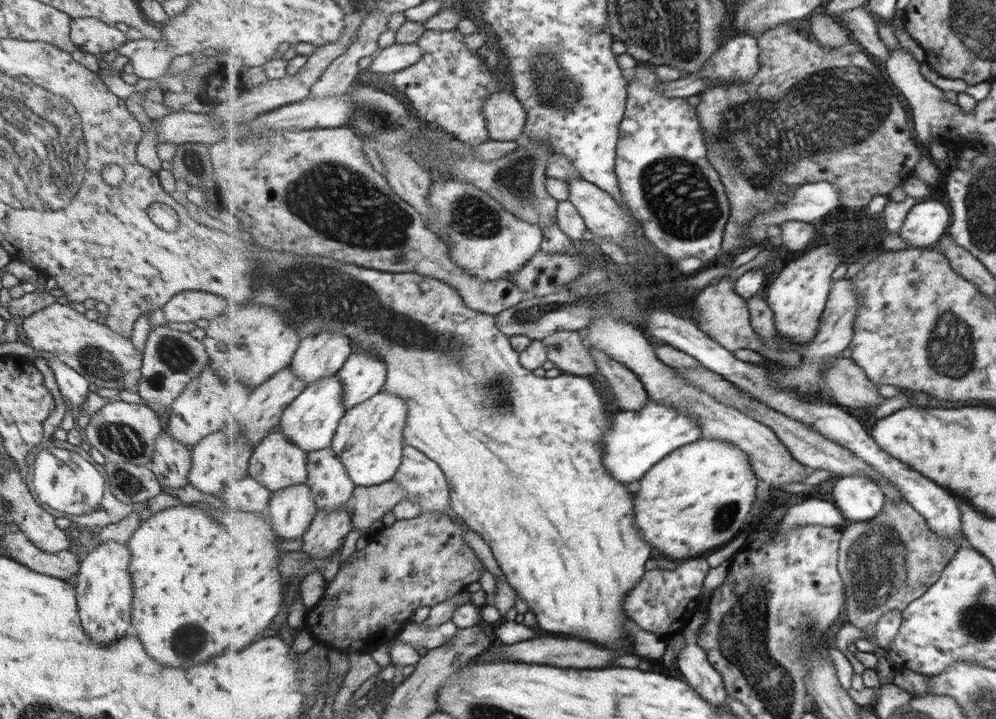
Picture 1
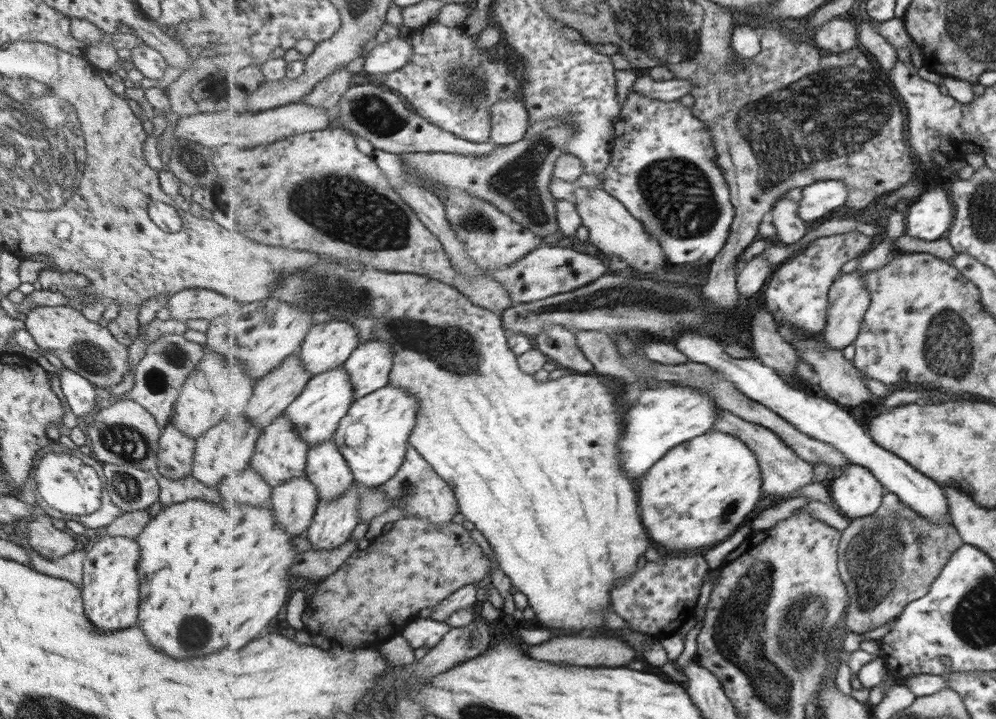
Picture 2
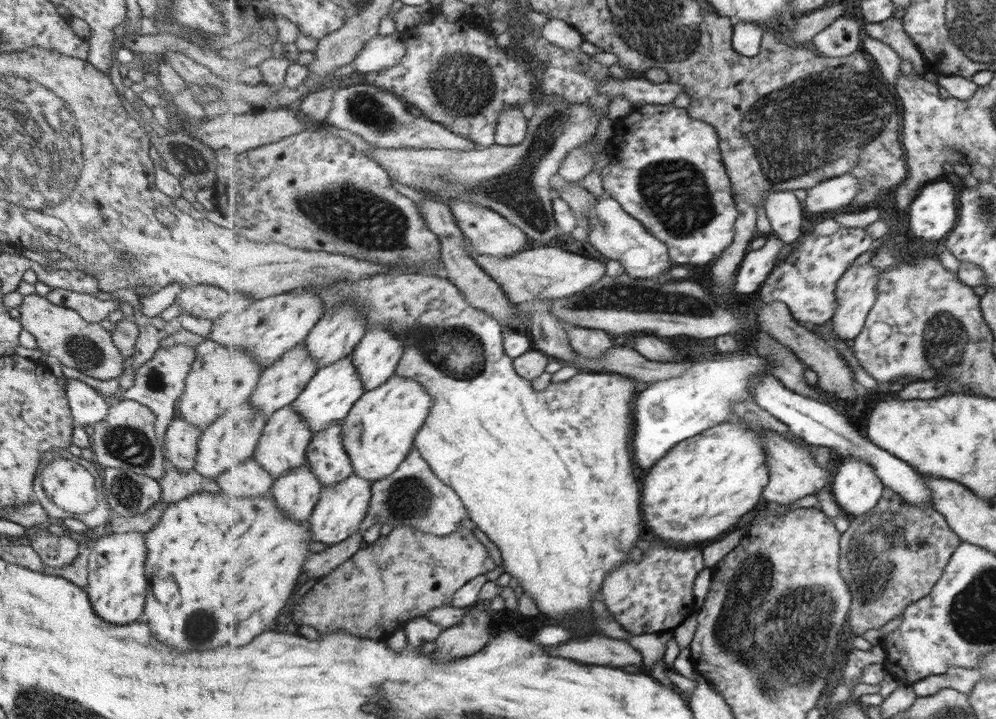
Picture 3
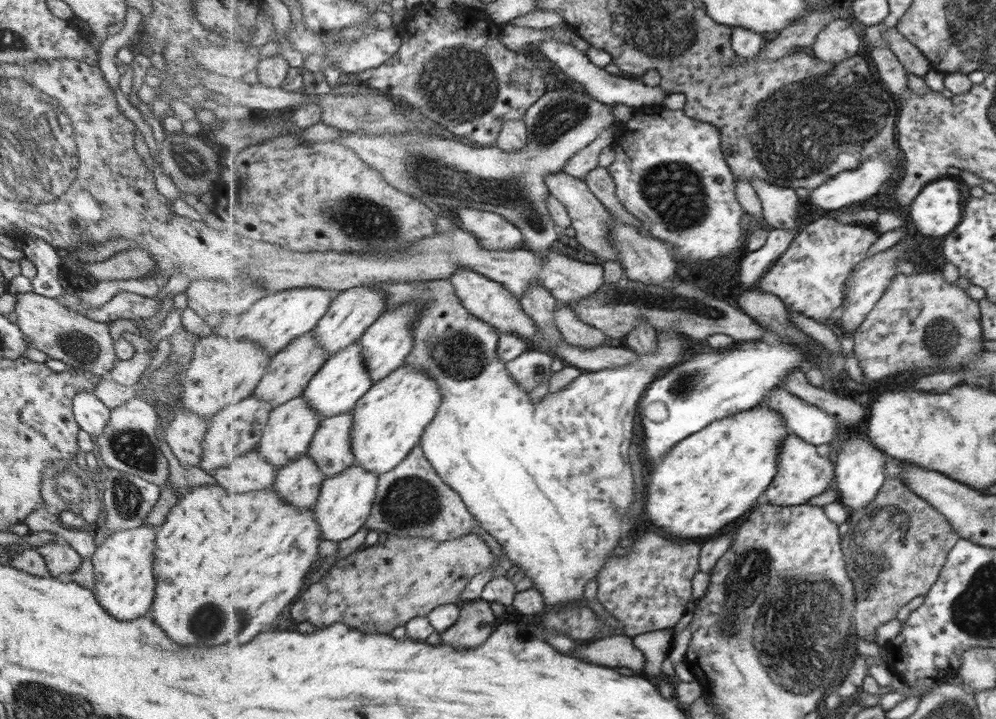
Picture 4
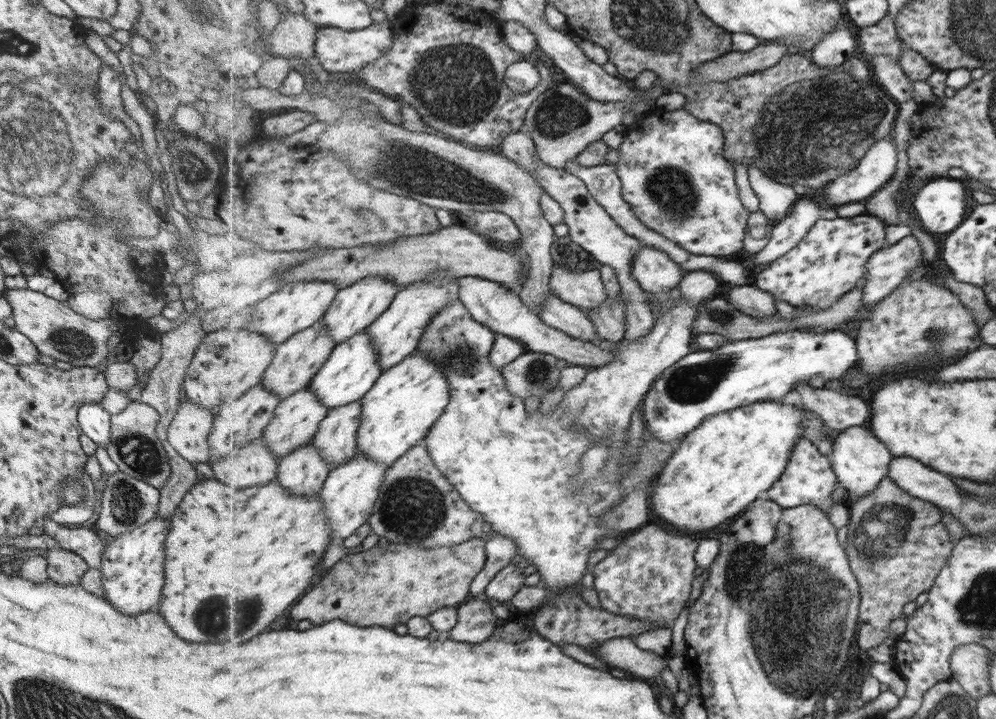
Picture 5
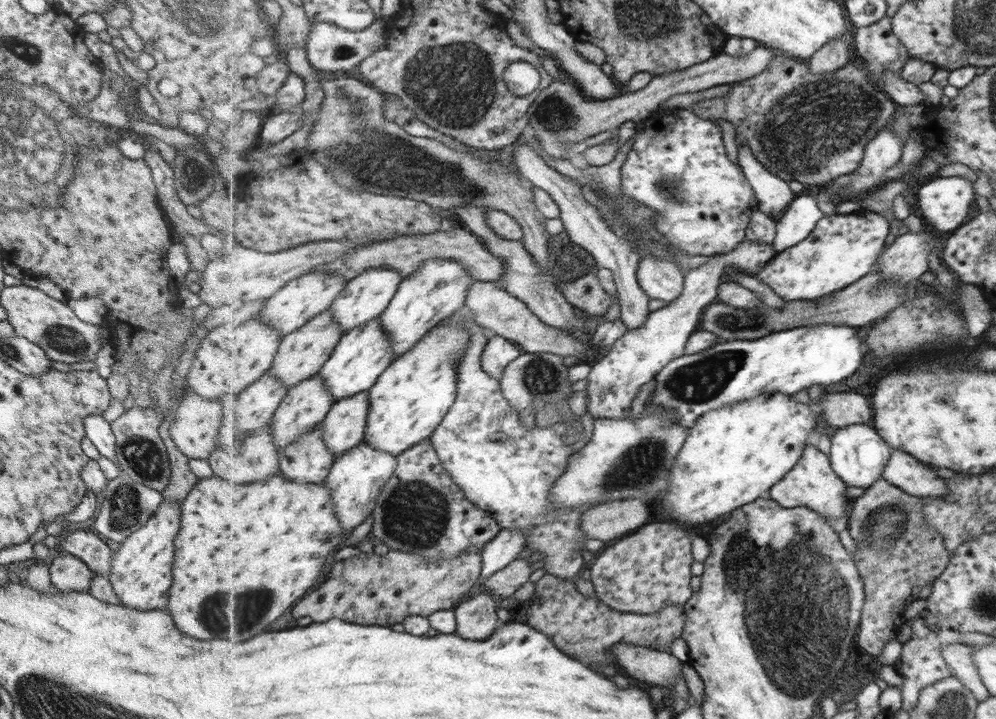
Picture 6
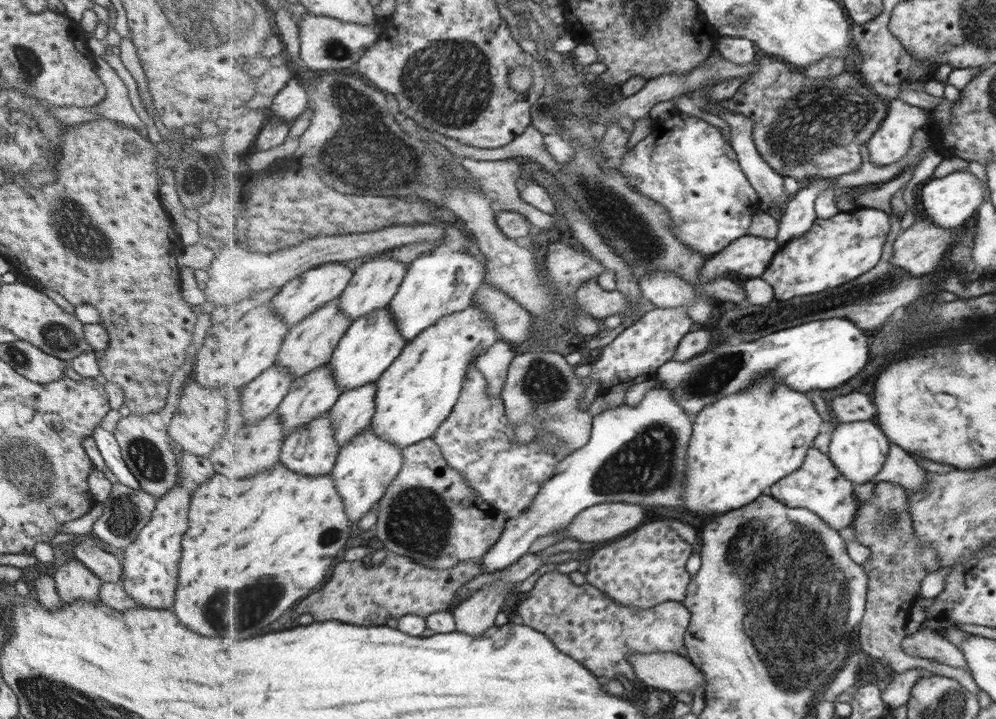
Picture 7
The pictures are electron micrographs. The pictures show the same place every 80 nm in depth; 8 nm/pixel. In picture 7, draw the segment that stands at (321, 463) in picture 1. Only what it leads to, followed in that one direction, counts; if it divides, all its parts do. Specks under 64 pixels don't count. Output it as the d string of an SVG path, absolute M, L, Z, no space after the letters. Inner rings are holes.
M378 382L342 393L333 410L330 411L334 424L335 440L340 448L355 440L372 424L377 410L376 396Z

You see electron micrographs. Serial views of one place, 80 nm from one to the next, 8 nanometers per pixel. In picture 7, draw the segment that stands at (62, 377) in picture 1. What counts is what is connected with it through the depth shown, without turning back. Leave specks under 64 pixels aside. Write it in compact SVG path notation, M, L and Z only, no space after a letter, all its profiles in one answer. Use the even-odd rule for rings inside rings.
M101 426L95 427L93 433L90 434L97 445L98 451L104 460L105 466L115 475L117 482L123 483L123 486L127 488L140 488L140 485L135 477L129 472L126 467L118 444L116 443L115 437L101 429Z

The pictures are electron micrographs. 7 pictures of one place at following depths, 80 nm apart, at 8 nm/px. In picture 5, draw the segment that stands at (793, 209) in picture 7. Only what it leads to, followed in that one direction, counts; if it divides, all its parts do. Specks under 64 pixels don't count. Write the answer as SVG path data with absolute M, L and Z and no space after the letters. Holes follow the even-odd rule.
M800 198L795 204L791 216L774 226L772 239L759 253L756 253L747 268L751 276L755 276L763 266L781 258L795 248L808 234L809 230L821 219L839 218L836 210L823 210L819 203Z

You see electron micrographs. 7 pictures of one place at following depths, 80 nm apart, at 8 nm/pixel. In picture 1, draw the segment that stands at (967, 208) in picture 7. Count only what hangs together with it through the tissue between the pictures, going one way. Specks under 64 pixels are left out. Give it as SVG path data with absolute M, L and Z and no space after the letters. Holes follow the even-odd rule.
M930 197L909 208L897 235L909 247L925 248L937 242L947 226L950 226L947 206L939 198Z

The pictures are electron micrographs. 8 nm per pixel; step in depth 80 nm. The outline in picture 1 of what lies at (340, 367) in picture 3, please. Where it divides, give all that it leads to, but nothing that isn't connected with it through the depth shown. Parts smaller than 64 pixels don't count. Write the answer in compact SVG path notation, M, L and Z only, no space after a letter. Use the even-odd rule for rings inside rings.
M338 374L323 377L316 383L311 383L306 389L286 408L282 418L281 430L308 454L331 447L335 433L338 431L342 418L346 415L344 403L344 384Z

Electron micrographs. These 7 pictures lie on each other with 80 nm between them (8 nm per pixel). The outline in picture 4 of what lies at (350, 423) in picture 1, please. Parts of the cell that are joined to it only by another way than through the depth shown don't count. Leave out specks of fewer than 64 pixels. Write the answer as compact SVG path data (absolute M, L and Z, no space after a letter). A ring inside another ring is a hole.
M403 364L387 378L374 383L354 408L351 449L357 464L380 475L393 471L420 446L423 433L434 422L442 404L443 393L437 380L411 365Z

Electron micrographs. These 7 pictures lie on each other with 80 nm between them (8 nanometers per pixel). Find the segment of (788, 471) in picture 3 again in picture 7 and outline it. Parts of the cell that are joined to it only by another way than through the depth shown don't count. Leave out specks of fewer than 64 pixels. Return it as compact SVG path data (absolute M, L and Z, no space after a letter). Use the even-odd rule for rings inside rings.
M810 448L806 462L797 472L779 480L770 488L771 496L795 508L808 508L818 514L827 524L835 530L853 526L858 514L857 500L855 500L855 486L831 460L828 453L819 452L817 448Z

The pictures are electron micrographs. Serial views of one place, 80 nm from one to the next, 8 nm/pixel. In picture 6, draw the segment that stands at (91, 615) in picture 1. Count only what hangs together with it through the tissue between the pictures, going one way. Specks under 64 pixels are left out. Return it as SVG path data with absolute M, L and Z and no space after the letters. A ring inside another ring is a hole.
M162 500L146 523L119 543L115 552L111 552L107 580L111 583L121 605L142 611L165 608L172 579L173 539L178 530L180 504Z

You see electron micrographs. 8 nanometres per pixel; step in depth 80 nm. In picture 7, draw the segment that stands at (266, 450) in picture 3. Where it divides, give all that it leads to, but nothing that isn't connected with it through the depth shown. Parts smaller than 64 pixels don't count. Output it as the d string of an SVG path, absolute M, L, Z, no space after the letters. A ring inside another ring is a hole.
M329 364L297 378L290 394L278 408L284 422L285 438L301 425L309 424L314 418L333 410L342 393Z

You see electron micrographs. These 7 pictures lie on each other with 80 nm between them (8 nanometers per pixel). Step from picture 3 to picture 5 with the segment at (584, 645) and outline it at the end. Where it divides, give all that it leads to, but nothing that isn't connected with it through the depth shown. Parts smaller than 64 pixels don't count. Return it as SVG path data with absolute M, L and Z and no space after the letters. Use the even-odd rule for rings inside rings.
M617 638L603 643L597 650L592 651L595 656L603 658L607 664L622 670L629 670L639 680L653 681L669 667L669 656L661 658L653 652L641 650L635 644L634 638Z

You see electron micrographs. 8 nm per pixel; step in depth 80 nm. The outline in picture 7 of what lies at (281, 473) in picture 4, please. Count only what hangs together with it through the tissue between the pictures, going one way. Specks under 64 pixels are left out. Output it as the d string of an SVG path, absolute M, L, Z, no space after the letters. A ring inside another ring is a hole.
M331 413L314 418L309 424L301 425L291 433L283 444L280 460L287 468L304 475L329 475L335 468L340 446L335 440L335 429Z

